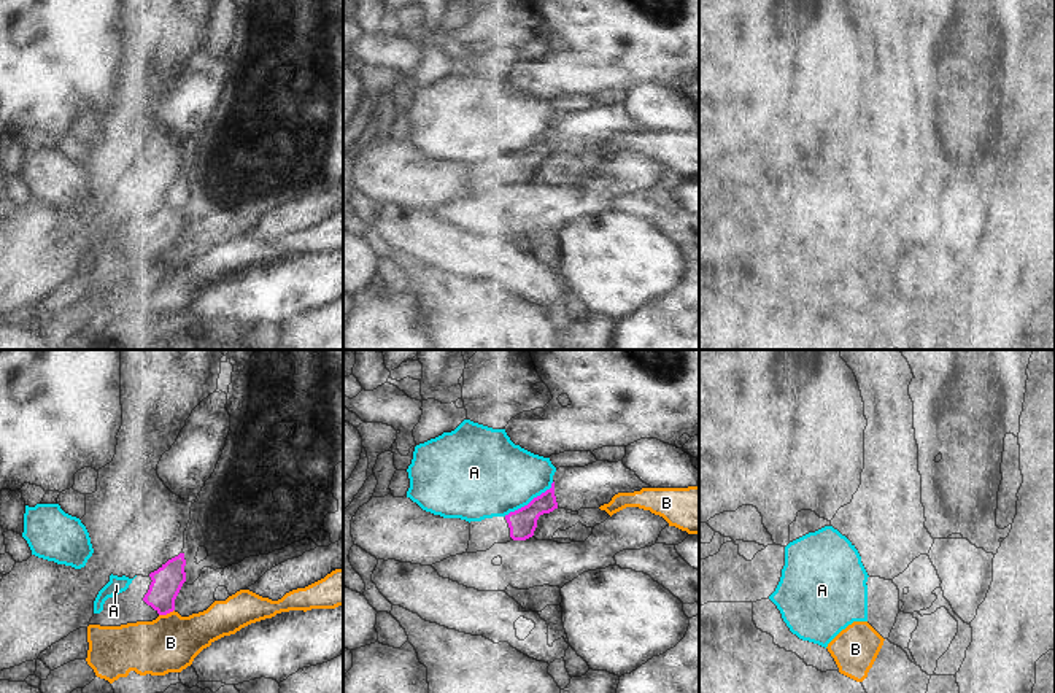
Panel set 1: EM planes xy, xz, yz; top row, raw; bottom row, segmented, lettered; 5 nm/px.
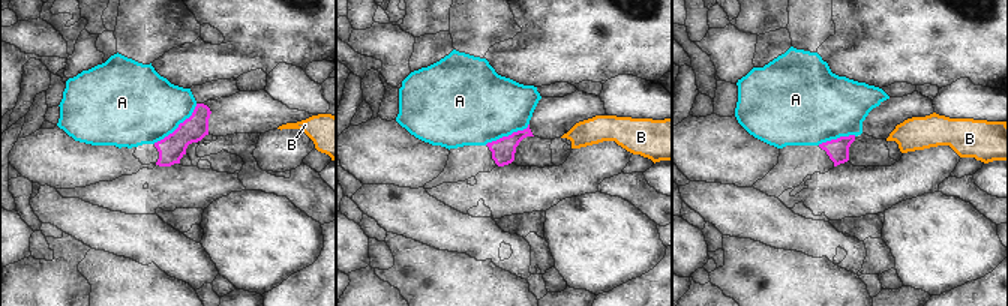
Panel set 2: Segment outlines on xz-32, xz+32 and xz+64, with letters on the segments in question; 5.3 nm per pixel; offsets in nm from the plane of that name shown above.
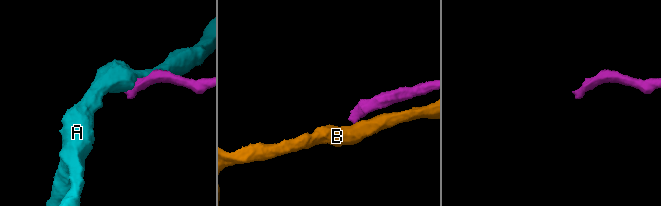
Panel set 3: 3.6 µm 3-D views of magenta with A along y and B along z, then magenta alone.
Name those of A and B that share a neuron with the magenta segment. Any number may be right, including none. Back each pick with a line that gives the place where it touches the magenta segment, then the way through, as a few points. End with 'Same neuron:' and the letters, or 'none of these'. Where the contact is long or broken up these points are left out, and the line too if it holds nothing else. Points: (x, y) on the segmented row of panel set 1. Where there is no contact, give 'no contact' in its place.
Same neuron: none of these

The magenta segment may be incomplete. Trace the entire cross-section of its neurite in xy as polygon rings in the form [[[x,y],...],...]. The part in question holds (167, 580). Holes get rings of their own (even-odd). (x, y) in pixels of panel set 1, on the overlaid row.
[[[184,553],[168,559],[148,577],[137,575],[129,588],[108,598],[100,614],[89,625],[121,626],[137,621],[153,621],[175,610],[175,599],[186,582]]]

